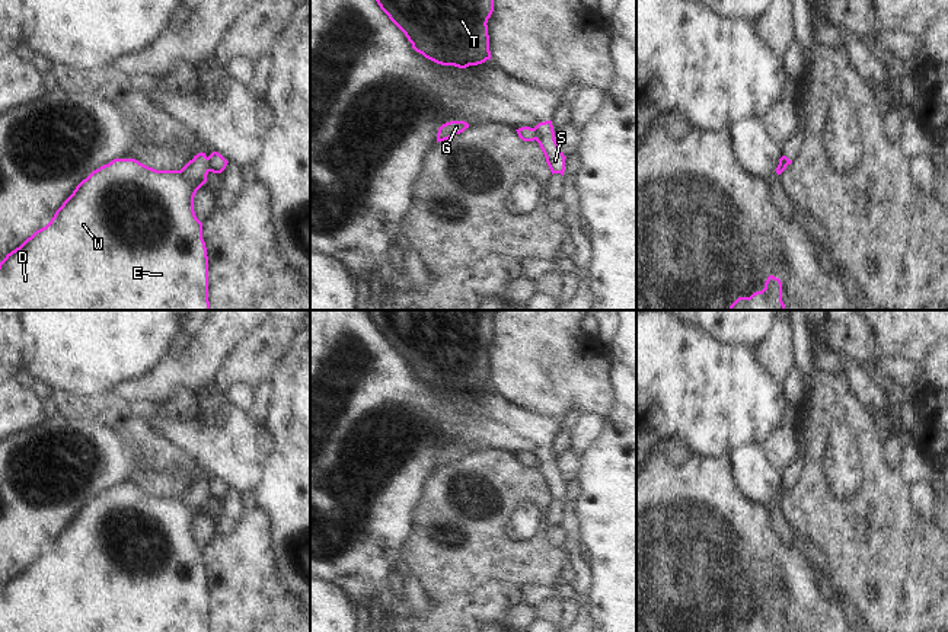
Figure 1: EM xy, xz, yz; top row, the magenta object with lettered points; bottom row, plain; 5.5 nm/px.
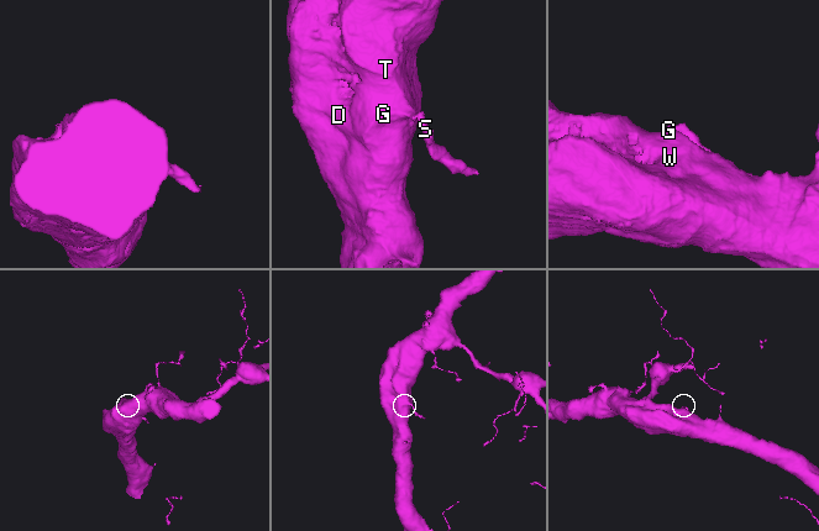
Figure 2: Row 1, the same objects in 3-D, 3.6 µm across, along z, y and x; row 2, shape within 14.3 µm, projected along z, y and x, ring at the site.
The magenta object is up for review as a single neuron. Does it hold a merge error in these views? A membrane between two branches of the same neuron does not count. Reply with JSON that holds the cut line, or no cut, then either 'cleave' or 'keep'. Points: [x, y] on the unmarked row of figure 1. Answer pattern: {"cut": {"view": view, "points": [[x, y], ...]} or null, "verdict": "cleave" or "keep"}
{"cut": {"view": "xy", "points": [[207, 484], [208, 497]]}, "verdict": "cleave"}

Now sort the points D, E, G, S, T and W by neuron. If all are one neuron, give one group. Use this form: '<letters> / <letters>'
D E G T W / S

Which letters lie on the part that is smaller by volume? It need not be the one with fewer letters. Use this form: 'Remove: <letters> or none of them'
Remove: S

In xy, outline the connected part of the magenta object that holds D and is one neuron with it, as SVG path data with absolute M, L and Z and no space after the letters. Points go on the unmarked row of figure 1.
M198 479L181 497L156 497L135 485L114 485L83 505L55 537L51 548L36 556L0 588L0 632L210 632L208 582L202 565L202 549L194 537L194 523L207 508L208 483Z

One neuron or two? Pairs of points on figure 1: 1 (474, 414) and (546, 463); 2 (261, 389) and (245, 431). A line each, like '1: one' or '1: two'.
1: one
2: two

